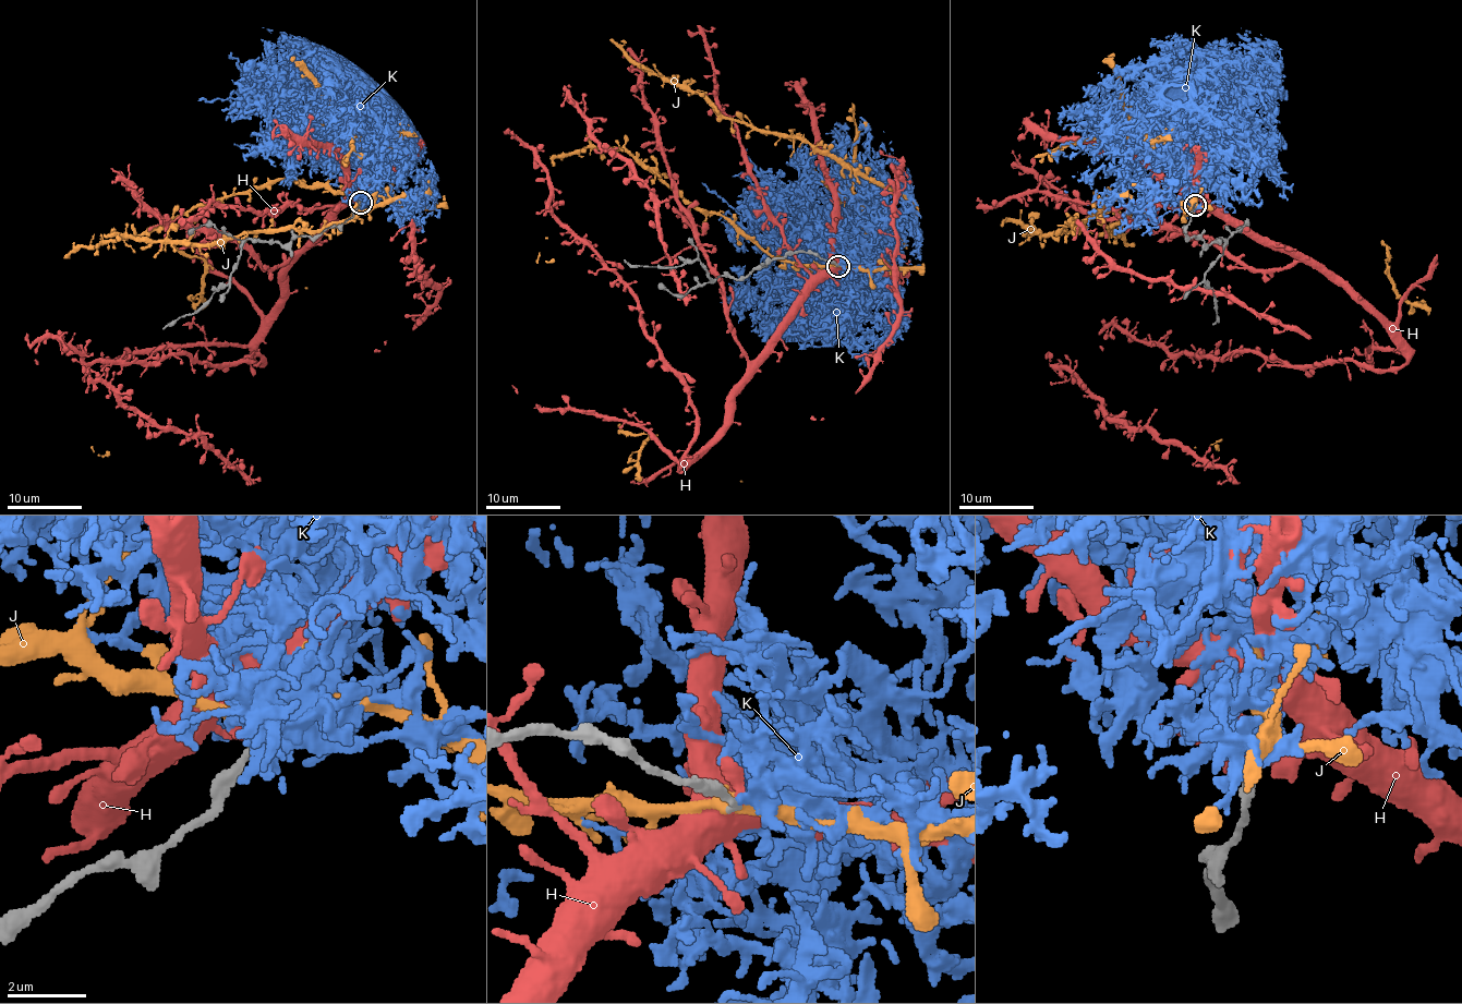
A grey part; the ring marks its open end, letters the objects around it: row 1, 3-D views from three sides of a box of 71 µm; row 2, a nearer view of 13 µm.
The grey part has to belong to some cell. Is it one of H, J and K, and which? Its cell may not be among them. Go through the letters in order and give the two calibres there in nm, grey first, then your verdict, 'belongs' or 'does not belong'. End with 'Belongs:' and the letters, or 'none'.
H: 170 nm thick on the grey side, 380 nm on the other; does not belong
J: 160 nm thick on the grey side, 360 nm on the other; does not belong
K: 180 nm thick on the grey side, 200 nm on the other; does not belong
Belongs: none

